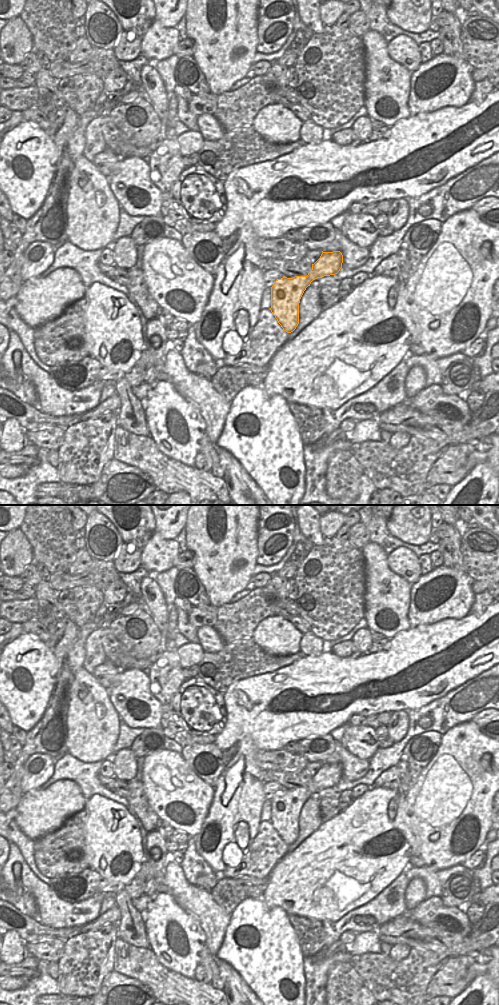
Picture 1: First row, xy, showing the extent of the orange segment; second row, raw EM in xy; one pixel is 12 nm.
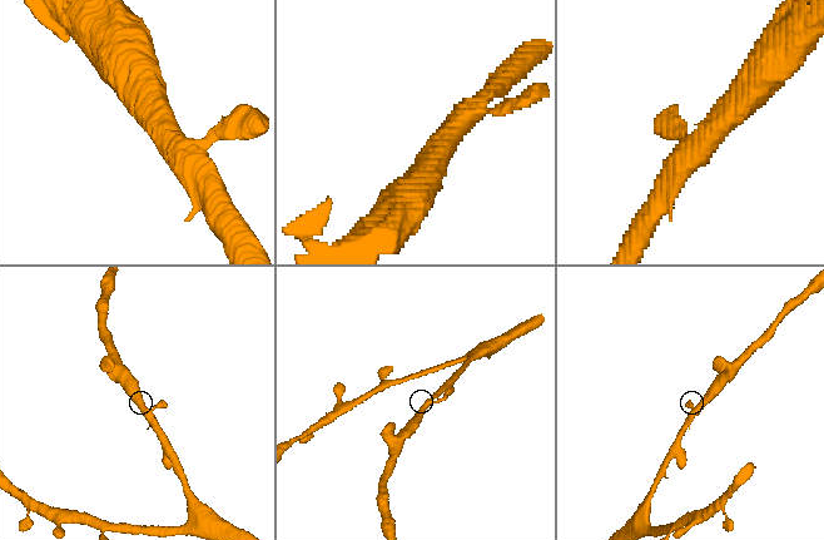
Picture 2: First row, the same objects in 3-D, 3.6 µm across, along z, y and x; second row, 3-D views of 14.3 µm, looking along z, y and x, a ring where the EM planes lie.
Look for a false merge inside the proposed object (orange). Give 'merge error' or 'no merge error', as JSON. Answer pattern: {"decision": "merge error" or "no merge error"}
{"decision": "no merge error"}

